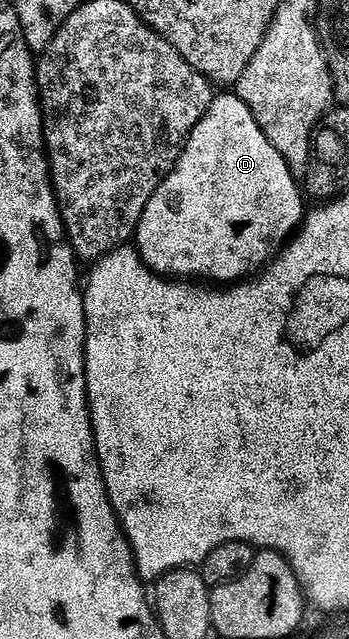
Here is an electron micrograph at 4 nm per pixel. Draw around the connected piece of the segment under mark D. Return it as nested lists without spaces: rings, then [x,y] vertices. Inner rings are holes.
[[[229,94],[229,96],[217,95],[212,101],[210,110],[206,110],[206,114],[200,119],[198,126],[194,126],[188,144],[184,148],[184,153],[181,154],[180,161],[176,163],[176,169],[161,182],[154,198],[150,198],[150,202],[146,202],[146,210],[136,227],[135,247],[138,249],[140,257],[144,259],[144,265],[151,268],[157,276],[191,278],[196,282],[211,282],[216,286],[232,286],[237,282],[247,281],[267,268],[276,259],[281,249],[296,235],[300,225],[304,223],[306,215],[306,207],[304,208],[305,193],[302,188],[302,193],[300,193],[296,180],[297,177],[288,169],[288,164],[282,158],[282,154],[278,154],[278,150],[274,150],[274,146],[268,141],[264,131],[260,129],[254,114],[246,106],[246,102],[242,102],[240,97],[235,94]]]

